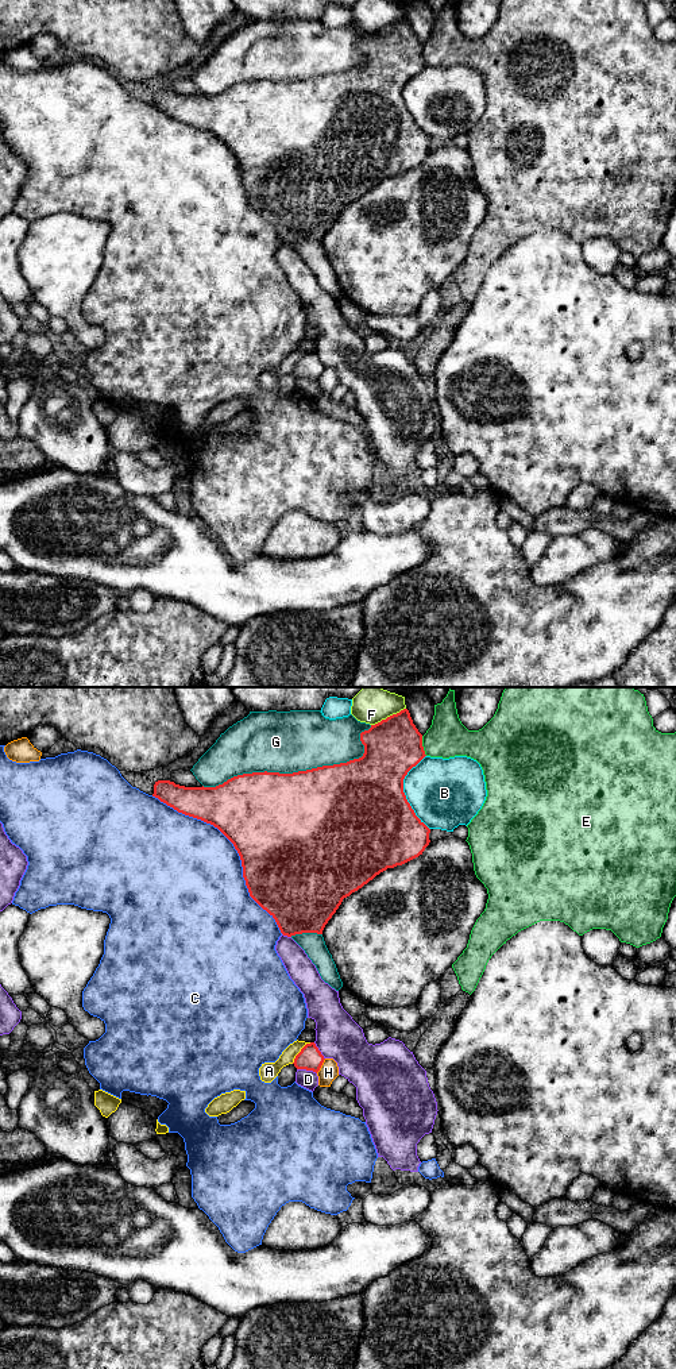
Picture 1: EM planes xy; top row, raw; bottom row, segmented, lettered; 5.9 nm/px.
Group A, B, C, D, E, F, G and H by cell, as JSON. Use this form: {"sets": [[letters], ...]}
{"sets": [["A"], ["B"], ["C"], ["D"], ["E"], ["F"], ["G"], ["H"]]}

